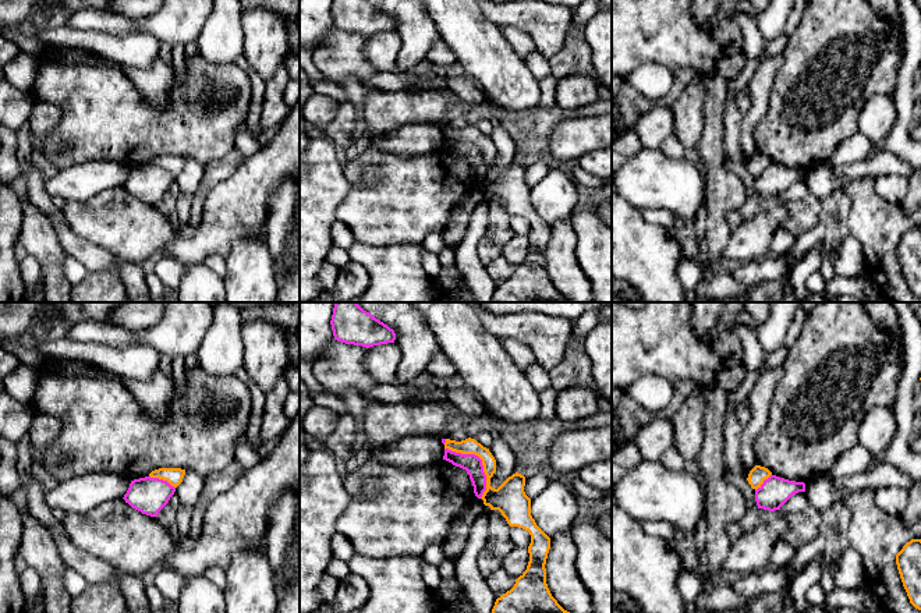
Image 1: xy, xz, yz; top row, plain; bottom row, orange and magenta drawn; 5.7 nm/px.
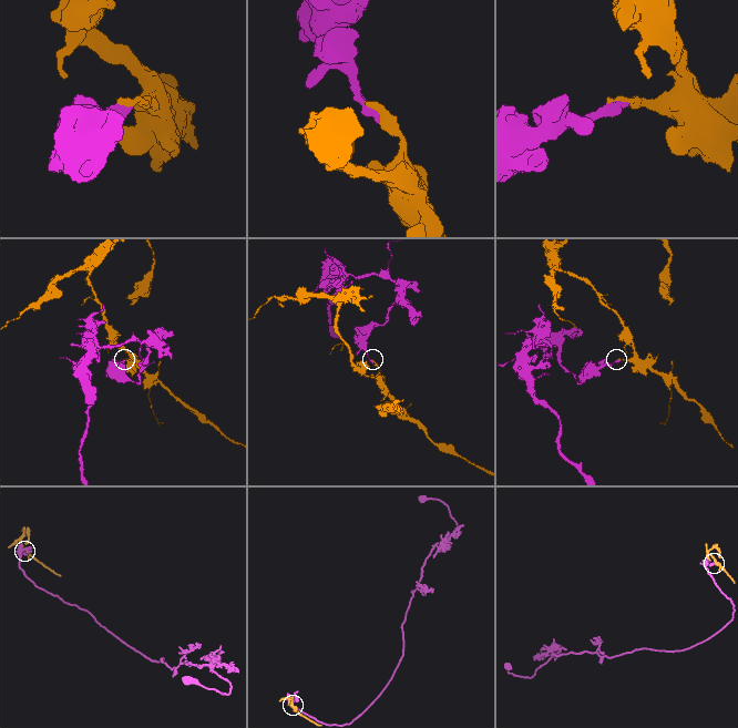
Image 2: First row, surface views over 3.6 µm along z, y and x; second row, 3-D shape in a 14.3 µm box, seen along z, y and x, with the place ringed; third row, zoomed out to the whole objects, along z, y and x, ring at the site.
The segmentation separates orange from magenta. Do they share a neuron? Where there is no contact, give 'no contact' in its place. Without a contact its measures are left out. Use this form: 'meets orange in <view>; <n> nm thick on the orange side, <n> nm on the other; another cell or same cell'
meets orange in xz; 170 nm thick on the orange side, 110 nm on the other; another cell

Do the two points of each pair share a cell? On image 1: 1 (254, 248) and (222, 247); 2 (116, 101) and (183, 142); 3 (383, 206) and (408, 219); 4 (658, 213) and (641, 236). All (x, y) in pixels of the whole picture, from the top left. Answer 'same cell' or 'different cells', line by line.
1: different cells
2: same cell
3: same cell
4: different cells

